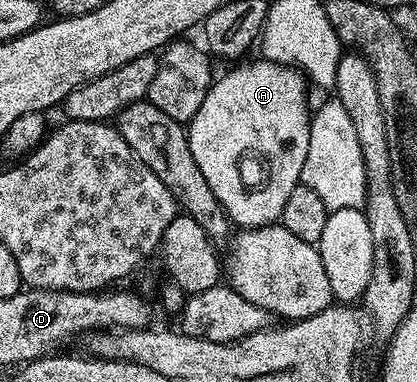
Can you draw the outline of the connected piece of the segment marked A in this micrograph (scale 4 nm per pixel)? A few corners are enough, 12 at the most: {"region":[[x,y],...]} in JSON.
{"region":[[298,68],[216,76],[186,126],[232,226],[282,218],[309,154]]}

